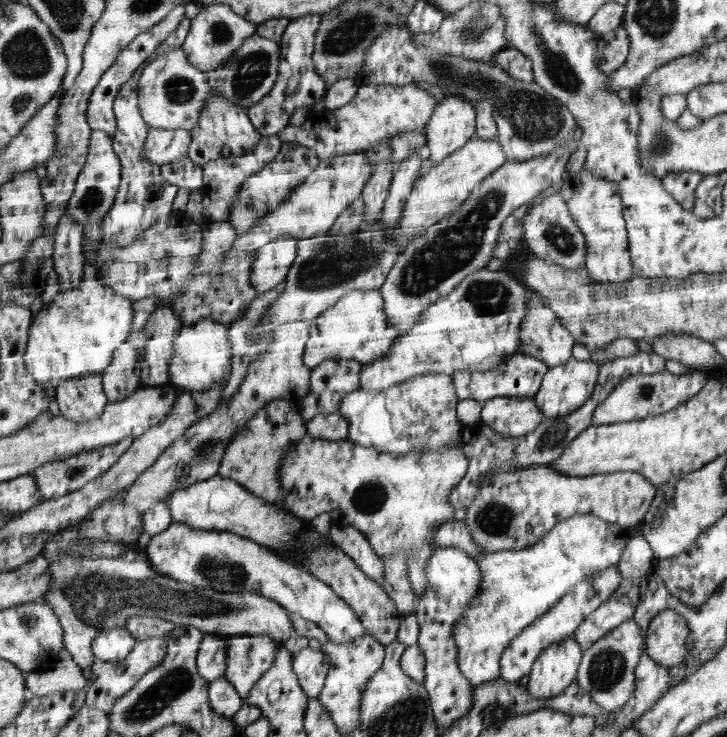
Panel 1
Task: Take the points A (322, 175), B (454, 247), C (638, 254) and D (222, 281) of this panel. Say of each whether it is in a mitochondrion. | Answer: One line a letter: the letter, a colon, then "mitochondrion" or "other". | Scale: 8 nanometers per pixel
A: other
B: mitochondrion
C: other
D: mitochondrion

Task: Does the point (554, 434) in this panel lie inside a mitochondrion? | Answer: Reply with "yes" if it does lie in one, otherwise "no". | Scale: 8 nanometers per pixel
yes

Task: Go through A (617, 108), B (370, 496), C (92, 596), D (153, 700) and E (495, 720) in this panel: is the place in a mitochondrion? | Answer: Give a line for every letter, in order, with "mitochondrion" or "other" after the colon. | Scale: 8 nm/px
A: other
B: mitochondrion
C: mitochondrion
D: mitochondrion
E: other

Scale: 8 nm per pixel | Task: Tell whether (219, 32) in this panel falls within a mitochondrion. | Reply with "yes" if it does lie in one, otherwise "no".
yes

